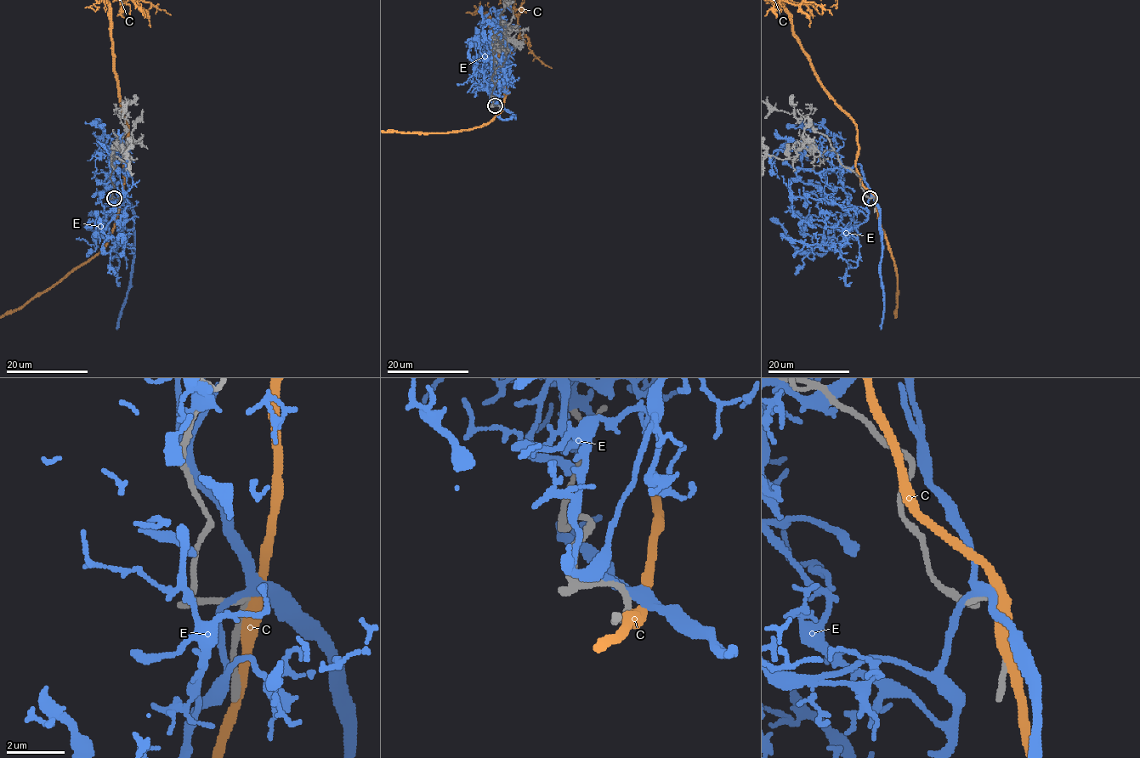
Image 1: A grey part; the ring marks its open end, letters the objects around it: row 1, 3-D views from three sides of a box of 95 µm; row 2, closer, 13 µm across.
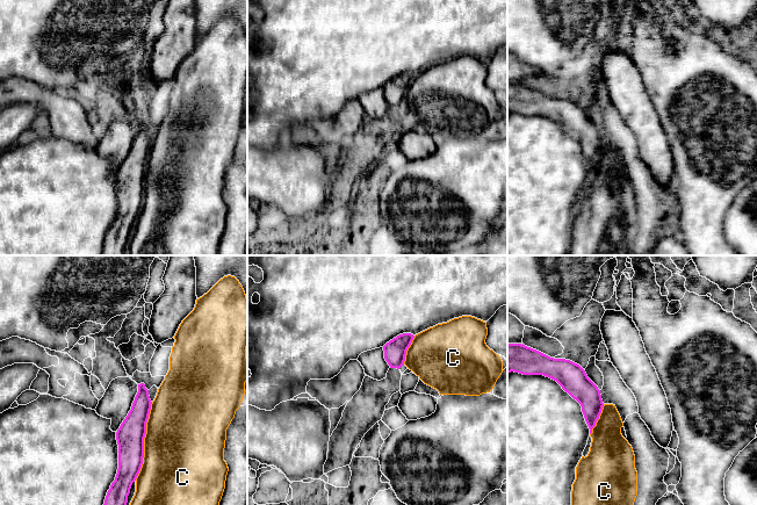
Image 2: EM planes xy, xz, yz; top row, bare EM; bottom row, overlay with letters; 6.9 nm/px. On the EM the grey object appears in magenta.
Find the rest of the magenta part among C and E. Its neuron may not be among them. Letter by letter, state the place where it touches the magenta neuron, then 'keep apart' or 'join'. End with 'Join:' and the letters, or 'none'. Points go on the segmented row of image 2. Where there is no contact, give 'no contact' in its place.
C: meets magenta in xy at (143, 441); keep apart
E: no contact; keep apart
Join: none

